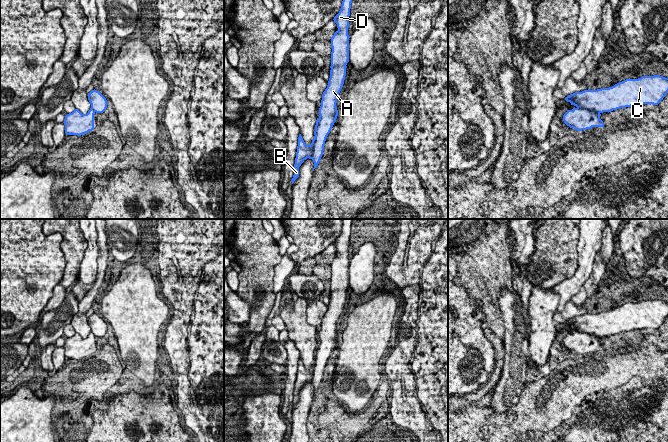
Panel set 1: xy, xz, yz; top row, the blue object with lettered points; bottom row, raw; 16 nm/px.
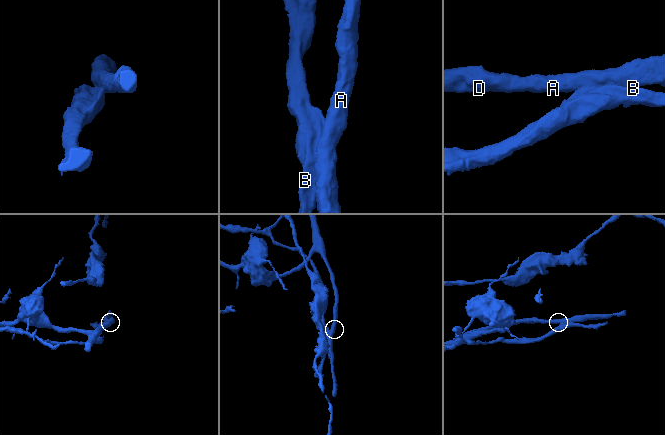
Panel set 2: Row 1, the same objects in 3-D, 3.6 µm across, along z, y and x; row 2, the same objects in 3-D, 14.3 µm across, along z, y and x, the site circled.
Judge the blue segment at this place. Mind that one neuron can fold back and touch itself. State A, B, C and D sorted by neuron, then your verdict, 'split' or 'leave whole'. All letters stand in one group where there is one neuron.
A C D / B | split

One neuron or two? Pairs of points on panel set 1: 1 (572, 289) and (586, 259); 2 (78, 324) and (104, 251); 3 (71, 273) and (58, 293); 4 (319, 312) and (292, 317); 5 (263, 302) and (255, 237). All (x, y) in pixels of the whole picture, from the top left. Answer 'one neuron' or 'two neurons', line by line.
1: one neuron
2: one neuron
3: two neurons
4: two neurons
5: one neuron

